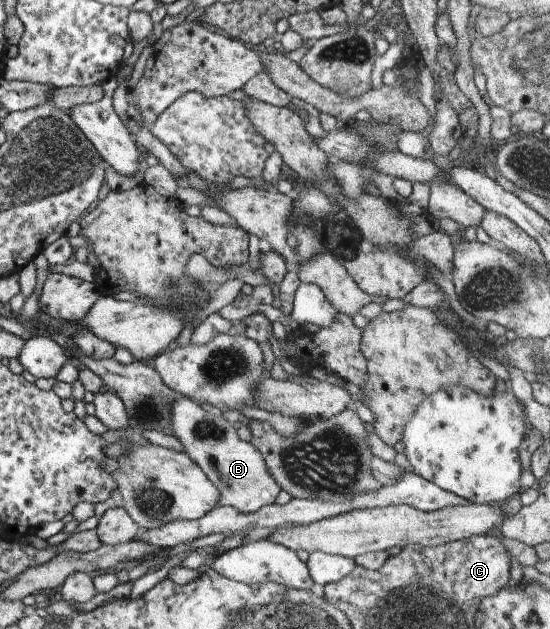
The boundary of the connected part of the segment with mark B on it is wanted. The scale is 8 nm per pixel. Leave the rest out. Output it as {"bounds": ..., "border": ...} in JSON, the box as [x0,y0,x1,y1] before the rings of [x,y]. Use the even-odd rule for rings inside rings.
{"bounds":[172,396,280,514],"border":[[[182,396],[172,402],[172,420],[174,436],[184,447],[184,452],[194,460],[204,475],[218,488],[216,507],[230,506],[244,514],[256,512],[264,506],[274,504],[280,494],[280,486],[270,476],[264,458],[251,443],[240,440],[234,423],[211,409]]]}

